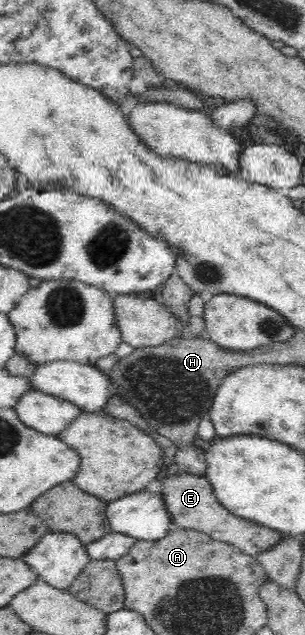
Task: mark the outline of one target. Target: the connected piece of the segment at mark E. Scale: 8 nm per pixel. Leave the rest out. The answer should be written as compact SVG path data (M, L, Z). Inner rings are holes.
M181 473L173 477L168 476L167 479L162 481L162 484L163 489L161 491L167 502L167 508L171 516L174 517L174 525L176 527L198 529L212 536L216 541L235 545L242 549L244 553L252 554L253 556L257 556L262 552L268 552L288 539L288 536L272 528L234 515L227 507L220 503L211 481L206 476Z

